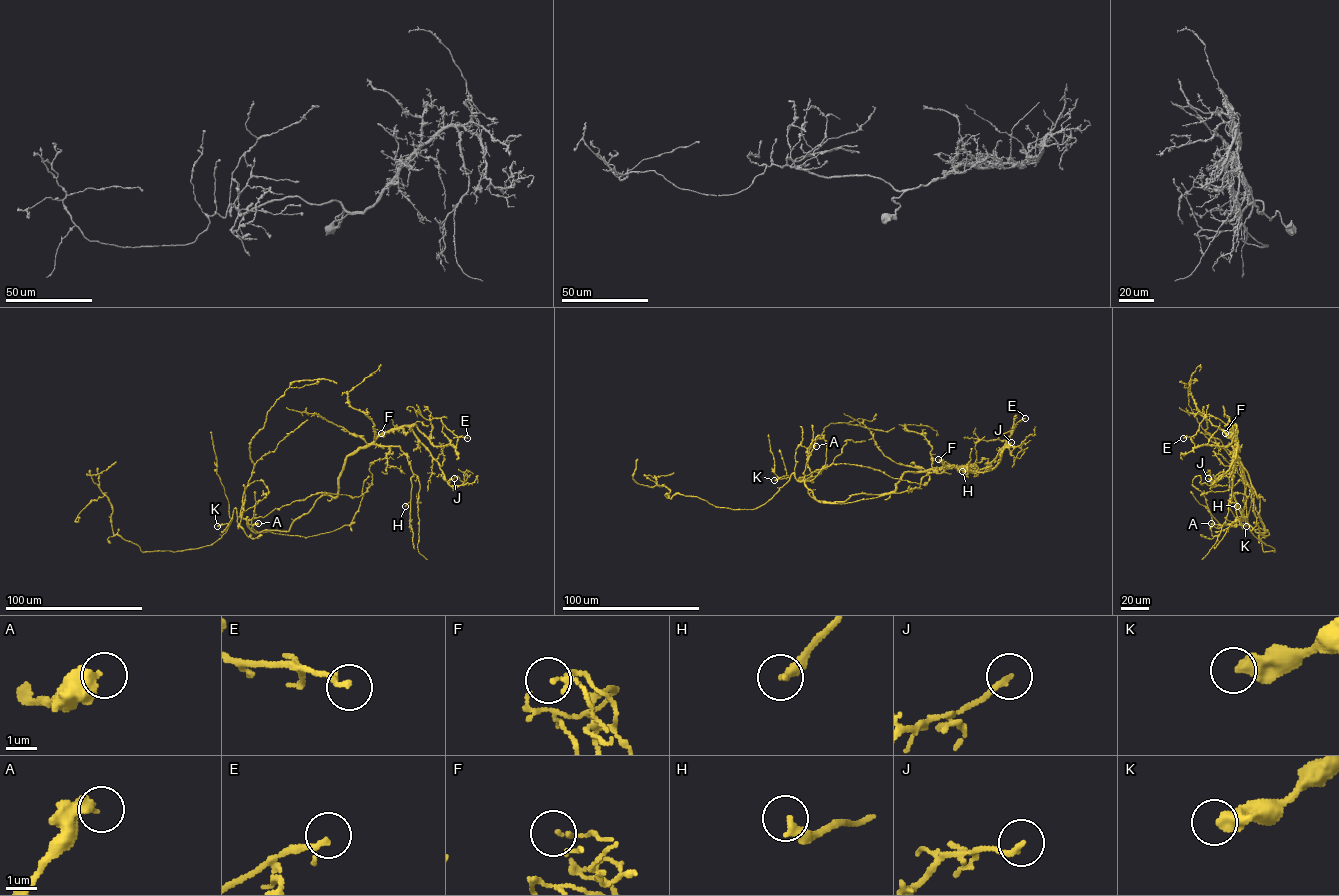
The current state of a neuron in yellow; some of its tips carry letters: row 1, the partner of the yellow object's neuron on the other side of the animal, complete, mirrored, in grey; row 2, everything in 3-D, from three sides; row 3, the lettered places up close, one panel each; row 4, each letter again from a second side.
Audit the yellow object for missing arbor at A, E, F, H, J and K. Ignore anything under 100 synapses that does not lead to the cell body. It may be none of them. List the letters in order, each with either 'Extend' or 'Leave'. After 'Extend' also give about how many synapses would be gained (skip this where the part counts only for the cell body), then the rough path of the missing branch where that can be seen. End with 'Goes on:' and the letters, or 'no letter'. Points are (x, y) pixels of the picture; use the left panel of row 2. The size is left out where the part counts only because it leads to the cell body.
A: Leave
E: Leave
F: Leave
H: Leave
J: Leave
K: Leave
Goes on: no letter

